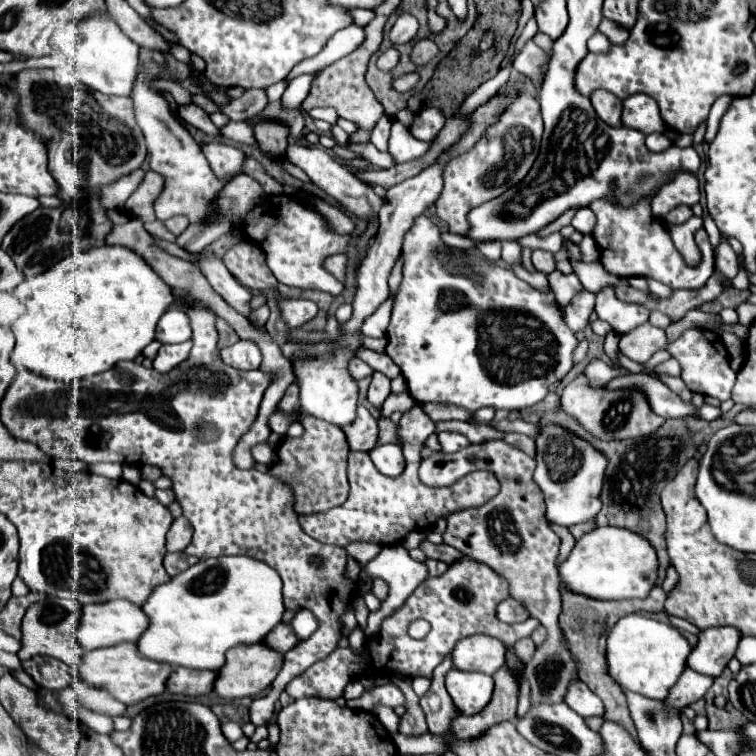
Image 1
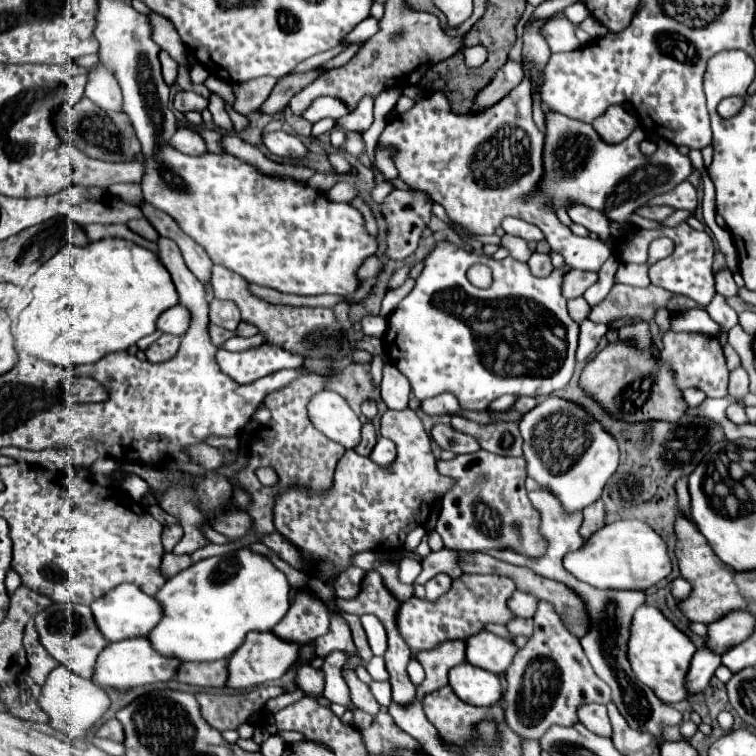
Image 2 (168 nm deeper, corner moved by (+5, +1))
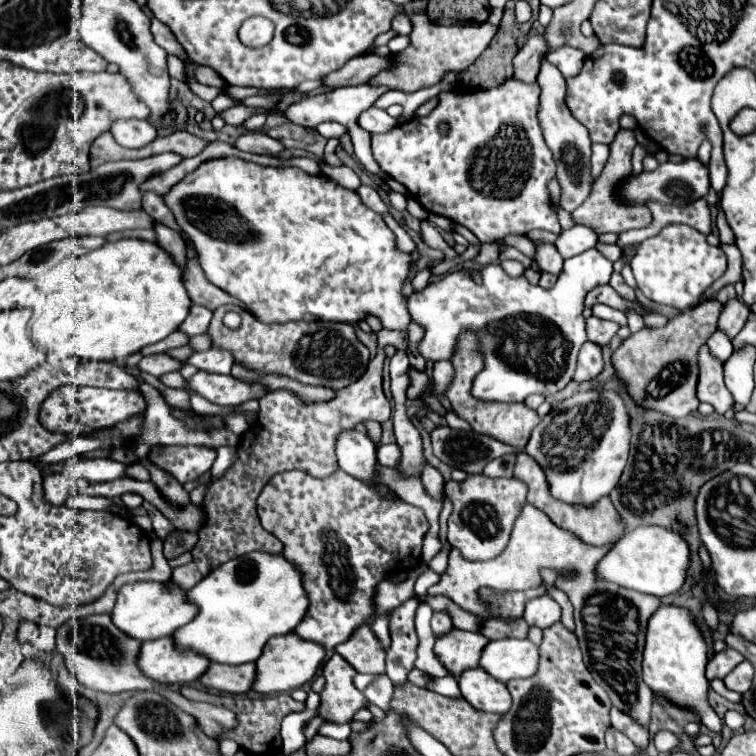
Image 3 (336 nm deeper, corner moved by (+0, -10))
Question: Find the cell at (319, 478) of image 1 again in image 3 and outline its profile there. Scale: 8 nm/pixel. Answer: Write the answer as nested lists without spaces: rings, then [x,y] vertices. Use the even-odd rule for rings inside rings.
[[[377,332],[377,356],[369,362],[367,372],[353,382],[351,386],[337,392],[335,400],[319,402],[319,404],[303,404],[295,394],[287,390],[271,392],[259,398],[259,420],[237,446],[237,460],[225,474],[207,484],[201,508],[205,510],[205,520],[199,528],[199,542],[191,550],[193,560],[185,568],[173,570],[173,582],[185,590],[193,588],[199,580],[203,580],[213,568],[219,564],[233,560],[241,554],[263,550],[269,554],[281,554],[283,544],[269,532],[263,530],[257,518],[257,496],[263,486],[279,472],[285,470],[303,470],[311,472],[315,478],[331,476],[339,464],[335,456],[337,436],[345,430],[353,429],[364,420],[377,420],[383,424],[391,416],[389,400],[381,388],[381,372],[385,362],[385,346],[407,348],[407,332]]]

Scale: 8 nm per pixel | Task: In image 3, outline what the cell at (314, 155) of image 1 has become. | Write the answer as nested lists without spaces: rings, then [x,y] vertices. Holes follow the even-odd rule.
[[[245,132],[235,142],[237,150],[255,152],[255,154],[273,154],[279,156],[283,152],[283,146],[279,140],[263,134],[263,132]]]

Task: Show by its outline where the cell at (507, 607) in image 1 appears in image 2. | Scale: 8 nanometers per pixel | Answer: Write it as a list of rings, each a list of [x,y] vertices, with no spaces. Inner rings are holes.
[[[516,591],[512,593],[512,597],[508,599],[508,609],[516,615],[516,617],[534,617],[536,613],[536,603],[538,599],[528,595],[528,593],[522,593],[522,591]]]

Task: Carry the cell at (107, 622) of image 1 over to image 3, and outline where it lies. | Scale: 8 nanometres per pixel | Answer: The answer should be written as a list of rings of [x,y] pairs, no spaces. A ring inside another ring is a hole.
[[[127,582],[117,596],[115,608],[111,612],[113,622],[125,634],[137,640],[157,640],[171,636],[177,628],[191,622],[197,614],[197,606],[189,600],[187,592],[177,584],[161,584],[161,582]]]

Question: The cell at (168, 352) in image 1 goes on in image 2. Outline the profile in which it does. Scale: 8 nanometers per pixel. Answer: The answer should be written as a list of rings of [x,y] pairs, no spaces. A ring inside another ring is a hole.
[[[162,335],[156,343],[152,343],[146,349],[146,359],[152,363],[168,361],[172,355],[176,355],[176,349],[180,347],[180,337],[174,335]]]

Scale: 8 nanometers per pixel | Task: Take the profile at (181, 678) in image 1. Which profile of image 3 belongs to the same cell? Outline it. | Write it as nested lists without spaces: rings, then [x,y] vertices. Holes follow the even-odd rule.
[[[211,662],[207,672],[199,678],[199,682],[207,688],[215,688],[219,692],[229,692],[229,694],[241,694],[247,692],[255,680],[255,664],[239,664],[239,666],[229,666],[229,664],[219,664]]]

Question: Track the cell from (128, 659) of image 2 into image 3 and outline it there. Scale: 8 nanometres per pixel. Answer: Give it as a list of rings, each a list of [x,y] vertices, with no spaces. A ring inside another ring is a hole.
[[[167,636],[143,642],[139,666],[149,678],[161,684],[187,684],[195,682],[209,668],[209,660],[191,650],[177,650],[175,640]]]

